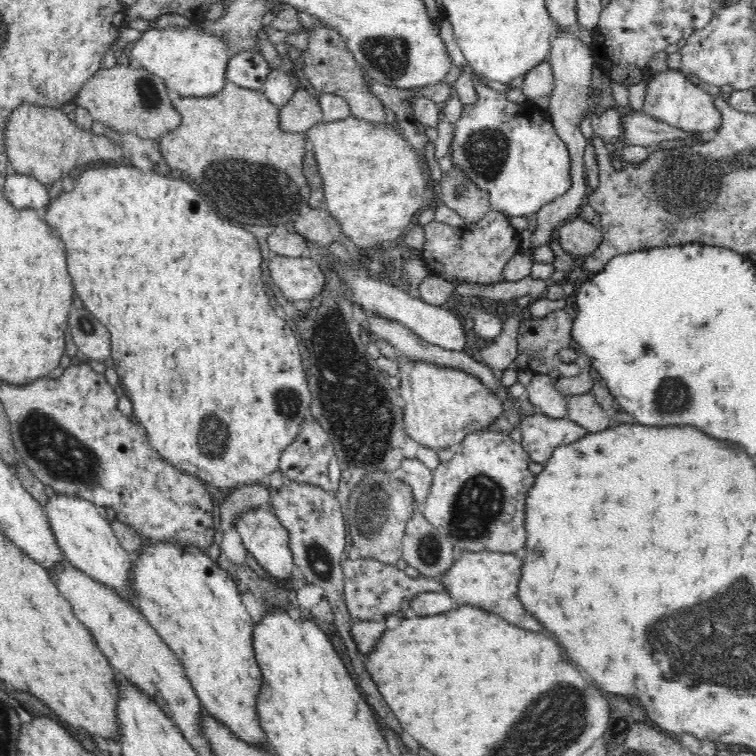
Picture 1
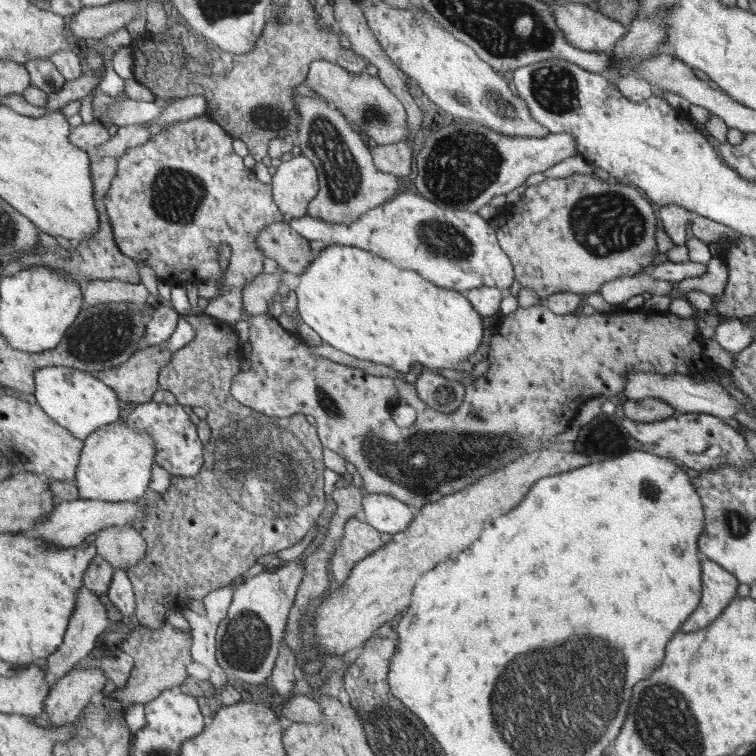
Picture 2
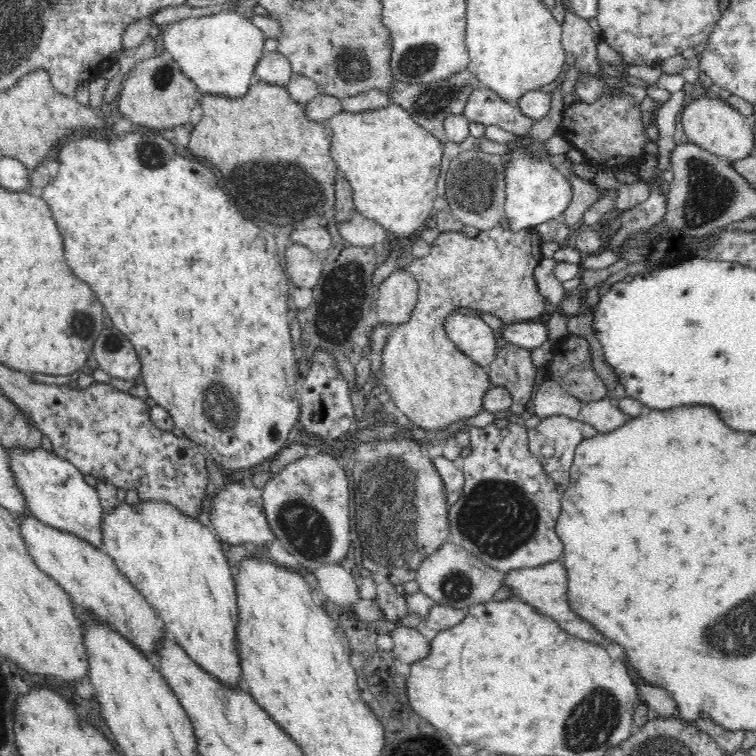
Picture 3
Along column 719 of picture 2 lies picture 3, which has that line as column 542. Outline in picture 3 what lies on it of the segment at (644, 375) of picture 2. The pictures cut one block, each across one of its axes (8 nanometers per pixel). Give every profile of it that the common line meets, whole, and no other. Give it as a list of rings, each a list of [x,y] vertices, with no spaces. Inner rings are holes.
[[[555,380],[544,381],[534,394],[535,415],[544,418],[549,416],[568,416],[578,419],[583,403],[574,396],[570,396],[564,387]]]

